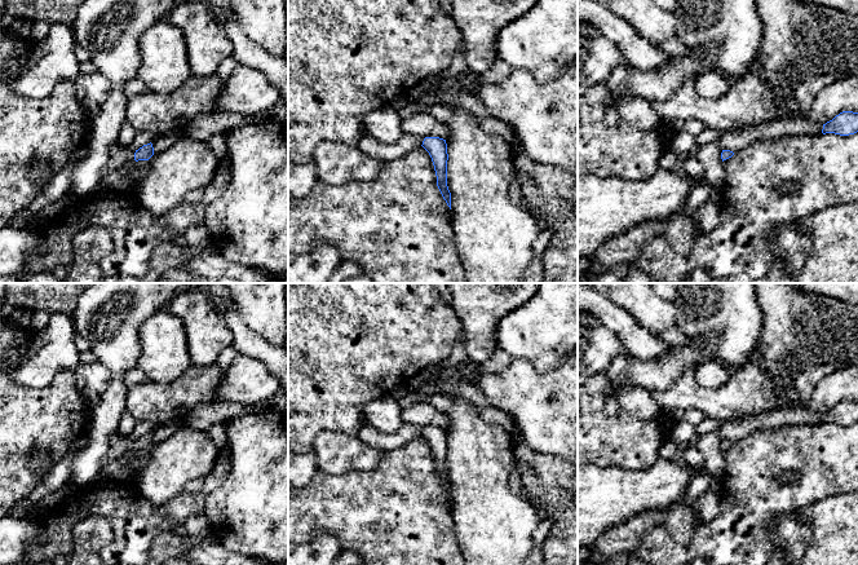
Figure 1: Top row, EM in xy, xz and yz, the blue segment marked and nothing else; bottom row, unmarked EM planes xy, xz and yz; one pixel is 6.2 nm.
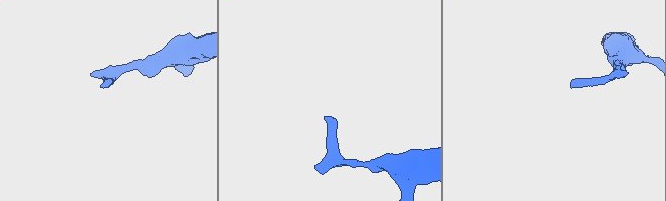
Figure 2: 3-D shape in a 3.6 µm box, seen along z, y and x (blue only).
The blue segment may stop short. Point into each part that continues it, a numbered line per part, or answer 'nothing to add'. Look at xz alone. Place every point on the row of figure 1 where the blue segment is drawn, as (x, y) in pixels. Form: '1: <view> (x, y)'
1: xz (385, 153)

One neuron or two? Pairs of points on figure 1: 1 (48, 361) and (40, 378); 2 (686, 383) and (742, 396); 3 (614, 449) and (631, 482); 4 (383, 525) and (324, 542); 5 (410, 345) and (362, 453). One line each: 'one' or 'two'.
1: one
2: one
3: two
4: two
5: two

